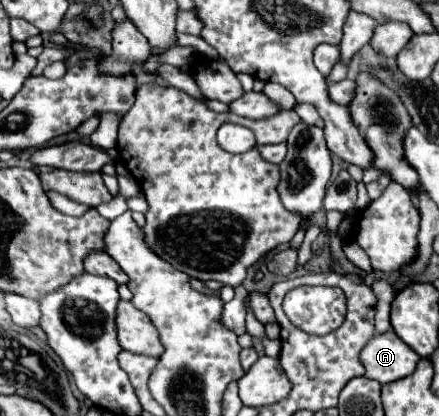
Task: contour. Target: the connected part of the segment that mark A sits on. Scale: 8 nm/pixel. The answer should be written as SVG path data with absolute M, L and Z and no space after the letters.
M393 330L373 336L359 358L365 366L365 376L379 384L409 376L419 362L419 356Z

